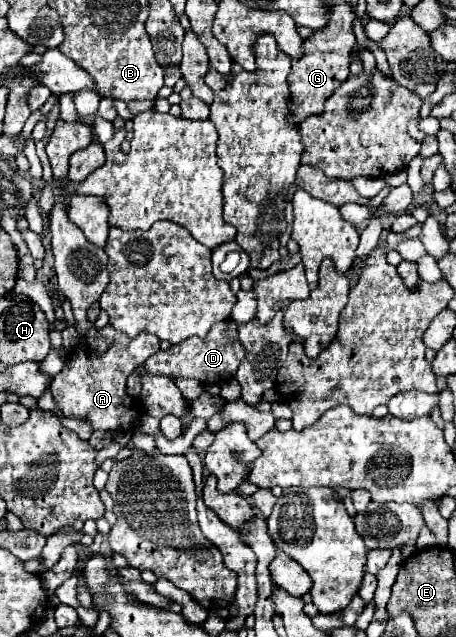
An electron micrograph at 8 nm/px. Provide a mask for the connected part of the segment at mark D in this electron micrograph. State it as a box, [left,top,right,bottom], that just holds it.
[144,320,244,384]

